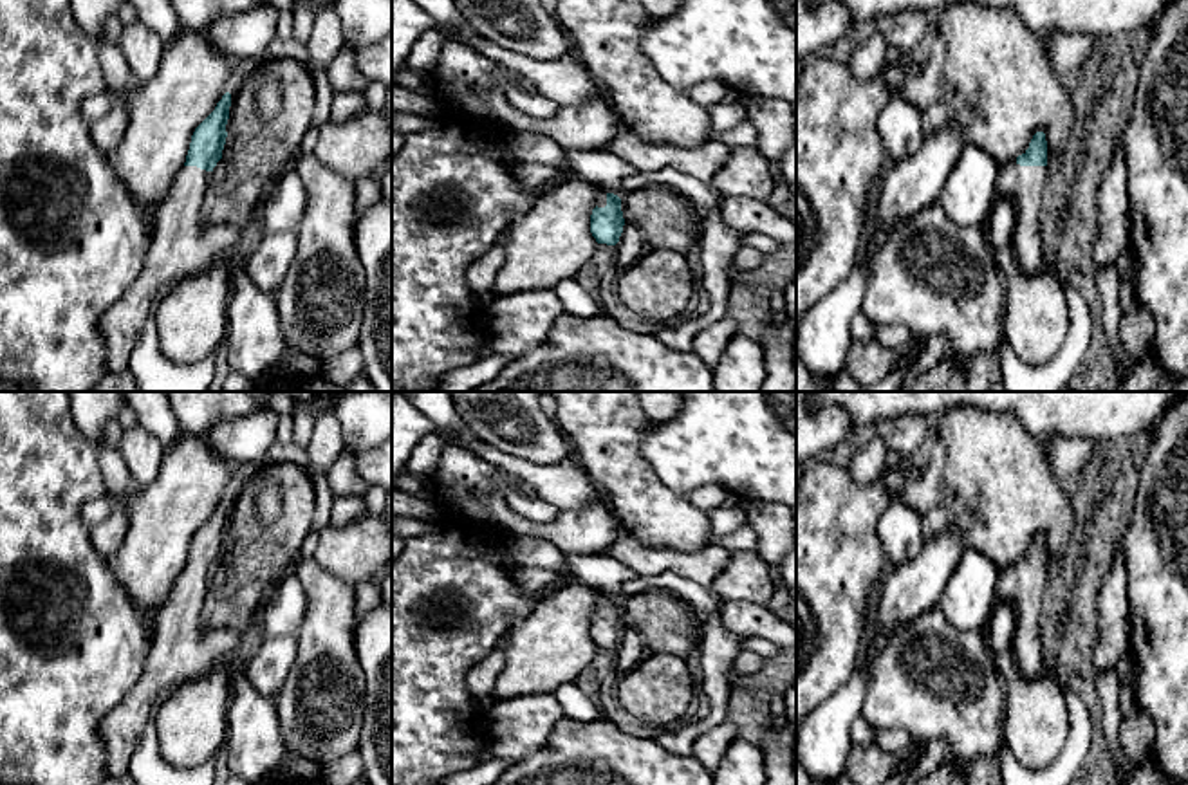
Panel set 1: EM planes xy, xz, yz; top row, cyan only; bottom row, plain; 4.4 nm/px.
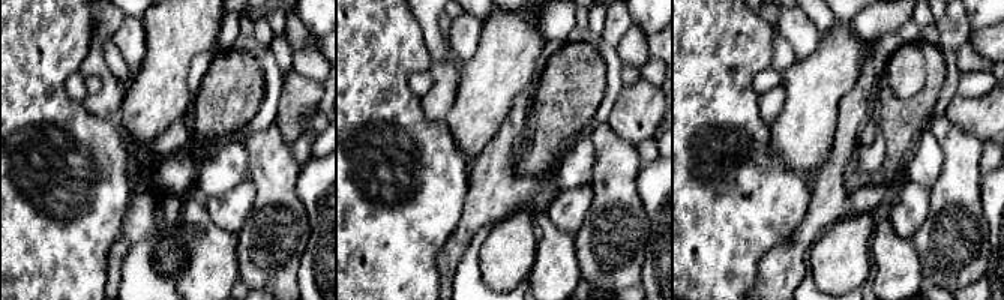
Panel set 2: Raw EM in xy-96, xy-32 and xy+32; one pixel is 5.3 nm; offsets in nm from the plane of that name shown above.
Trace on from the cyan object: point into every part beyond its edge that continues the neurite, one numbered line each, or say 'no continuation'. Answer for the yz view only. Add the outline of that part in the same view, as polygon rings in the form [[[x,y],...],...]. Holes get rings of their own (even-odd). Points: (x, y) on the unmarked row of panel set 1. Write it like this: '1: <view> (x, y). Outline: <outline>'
1: yz (1024, 589). Outline: [[[1016,565],[1000,572],[997,596],[1009,601],[1016,612],[1013,633],[1013,659],[1024,677],[1040,677],[1047,651],[1042,641],[1040,615],[1047,570],[1020,570]]]

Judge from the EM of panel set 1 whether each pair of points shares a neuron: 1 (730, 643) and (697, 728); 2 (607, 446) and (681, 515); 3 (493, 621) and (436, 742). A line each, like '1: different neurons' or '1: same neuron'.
1: same neuron
2: same neuron
3: same neuron

